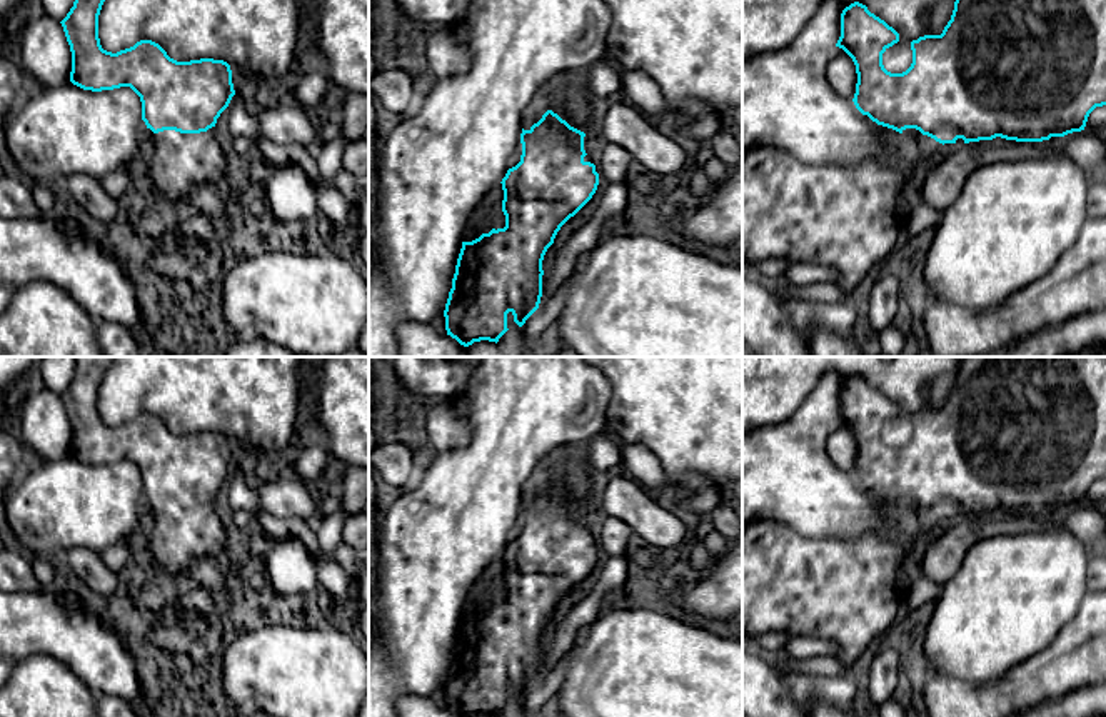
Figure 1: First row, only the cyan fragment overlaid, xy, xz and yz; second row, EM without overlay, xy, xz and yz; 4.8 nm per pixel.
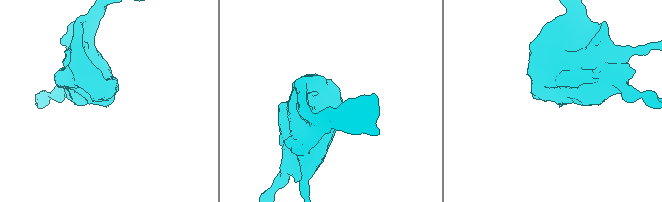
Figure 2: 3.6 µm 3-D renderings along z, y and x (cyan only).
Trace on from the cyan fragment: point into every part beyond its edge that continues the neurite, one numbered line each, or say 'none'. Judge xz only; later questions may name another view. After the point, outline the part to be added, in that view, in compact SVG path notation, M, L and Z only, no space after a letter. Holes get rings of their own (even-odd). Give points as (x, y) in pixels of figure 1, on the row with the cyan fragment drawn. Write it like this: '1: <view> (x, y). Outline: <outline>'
1: xz (573, 104). Outline: M584 83L574 87L562 85L550 95L545 112L552 110L571 127L587 133L592 115L592 98Z

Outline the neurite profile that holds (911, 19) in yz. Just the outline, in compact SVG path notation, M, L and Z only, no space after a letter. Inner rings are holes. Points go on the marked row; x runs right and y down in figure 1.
M837 0L844 10L854 2L912 42L924 35L941 35L951 20L956 0Z

